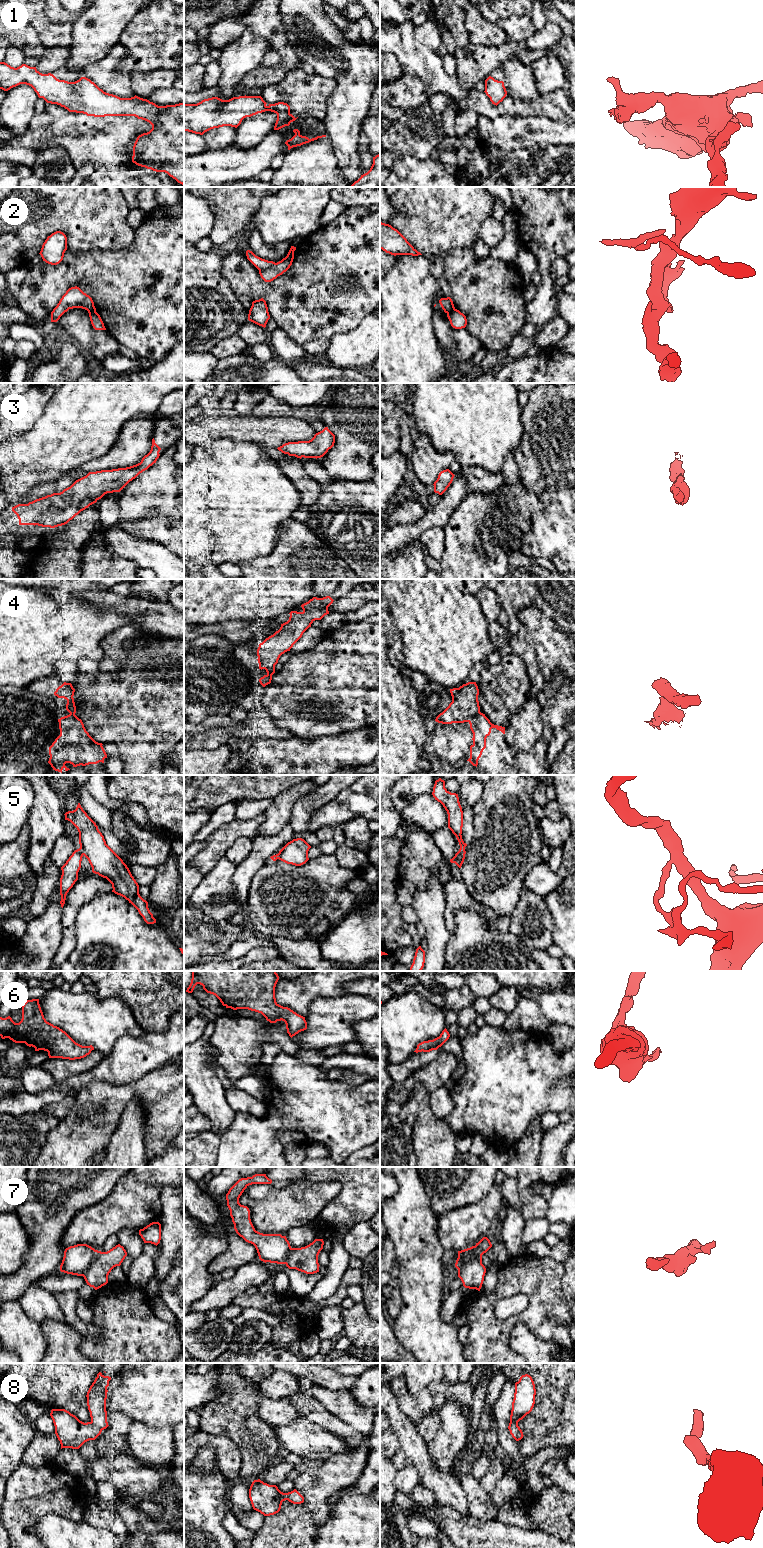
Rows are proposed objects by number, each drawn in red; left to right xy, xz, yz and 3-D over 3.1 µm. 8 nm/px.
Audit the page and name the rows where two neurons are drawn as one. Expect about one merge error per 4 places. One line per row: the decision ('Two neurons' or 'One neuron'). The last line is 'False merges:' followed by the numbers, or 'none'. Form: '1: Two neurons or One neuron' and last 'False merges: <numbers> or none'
1: One neuron
2: Two neurons
3: One neuron
4: Two neurons
5: Two neurons
6: One neuron
7: One neuron
8: One neuron
False merges: 2, 4, 5

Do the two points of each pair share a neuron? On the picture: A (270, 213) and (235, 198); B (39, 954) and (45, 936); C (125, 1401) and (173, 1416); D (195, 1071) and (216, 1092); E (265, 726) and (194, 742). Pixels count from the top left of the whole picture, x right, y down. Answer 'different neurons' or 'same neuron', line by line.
A: different neurons
B: same neuron
C: same neuron
D: same neuron
E: same neuron

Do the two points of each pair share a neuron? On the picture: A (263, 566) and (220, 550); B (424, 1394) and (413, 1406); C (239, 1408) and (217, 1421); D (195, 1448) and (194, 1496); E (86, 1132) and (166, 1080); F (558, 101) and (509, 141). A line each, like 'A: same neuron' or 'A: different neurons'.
A: different neurons
B: same neuron
C: same neuron
D: different neurons
E: same neuron
F: different neurons

